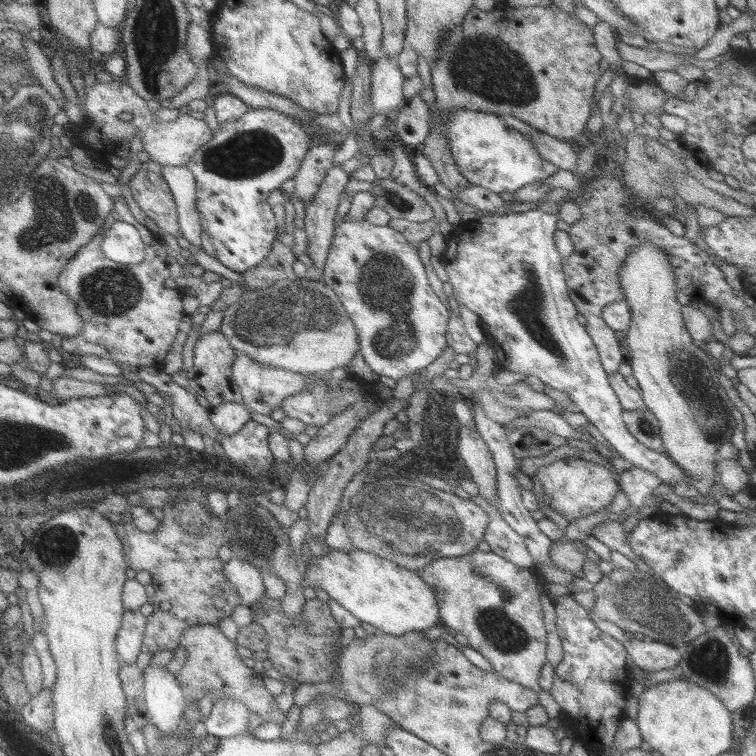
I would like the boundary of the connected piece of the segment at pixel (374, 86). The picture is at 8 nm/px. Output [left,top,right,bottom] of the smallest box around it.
[370,58,404,116]

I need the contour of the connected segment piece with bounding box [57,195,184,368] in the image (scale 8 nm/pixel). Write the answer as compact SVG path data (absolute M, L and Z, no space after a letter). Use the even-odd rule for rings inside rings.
M123 195L113 197L111 210L104 218L98 233L82 248L79 248L78 252L75 252L75 256L65 264L58 275L57 285L59 285L59 289L75 305L75 309L77 309L77 313L83 322L83 328L77 336L61 341L62 350L69 352L69 354L100 356L101 358L111 359L113 362L129 364L129 366L148 367L153 365L161 368L163 358L165 358L169 346L175 340L178 324L184 317L181 289L164 286L164 280L169 278L165 257L166 254L157 237L131 216ZM115 221L132 224L137 229L144 244L144 258L141 263L119 265L108 260L101 253L100 246L104 232Z

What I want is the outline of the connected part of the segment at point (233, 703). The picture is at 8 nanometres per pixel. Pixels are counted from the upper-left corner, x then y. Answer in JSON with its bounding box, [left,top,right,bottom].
[203,698,249,739]

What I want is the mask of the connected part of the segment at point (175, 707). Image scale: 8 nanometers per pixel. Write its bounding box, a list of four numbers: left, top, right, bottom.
[143,665,186,738]

